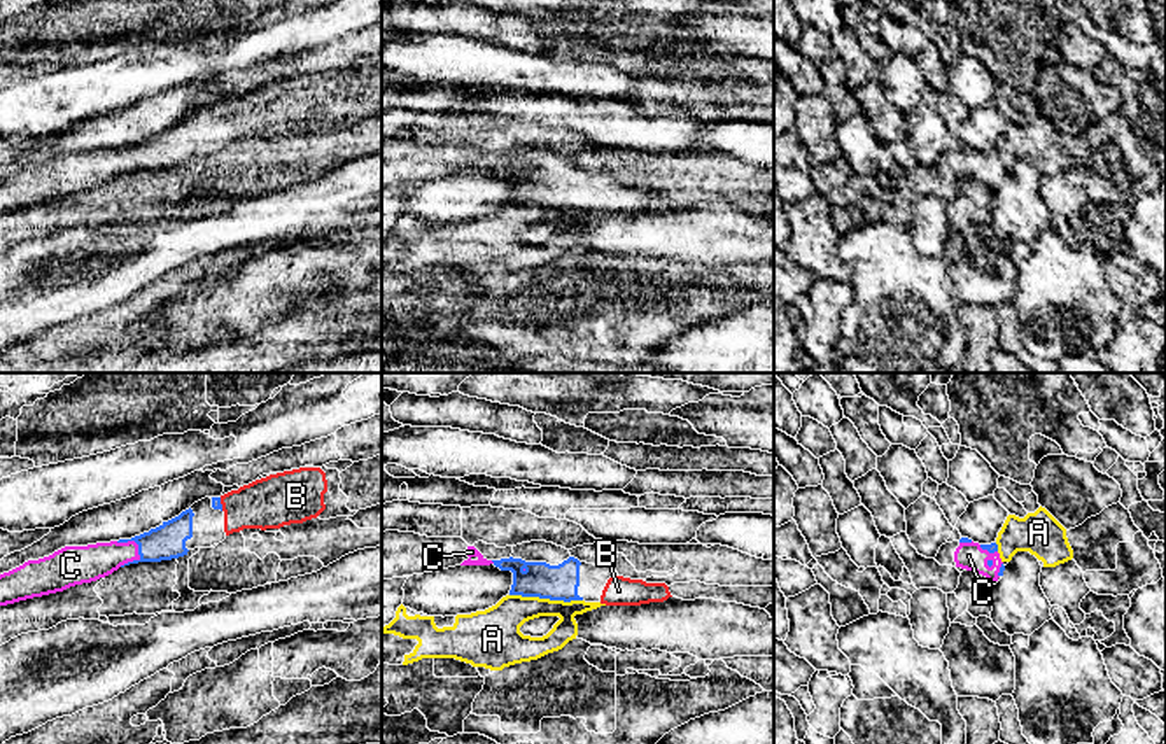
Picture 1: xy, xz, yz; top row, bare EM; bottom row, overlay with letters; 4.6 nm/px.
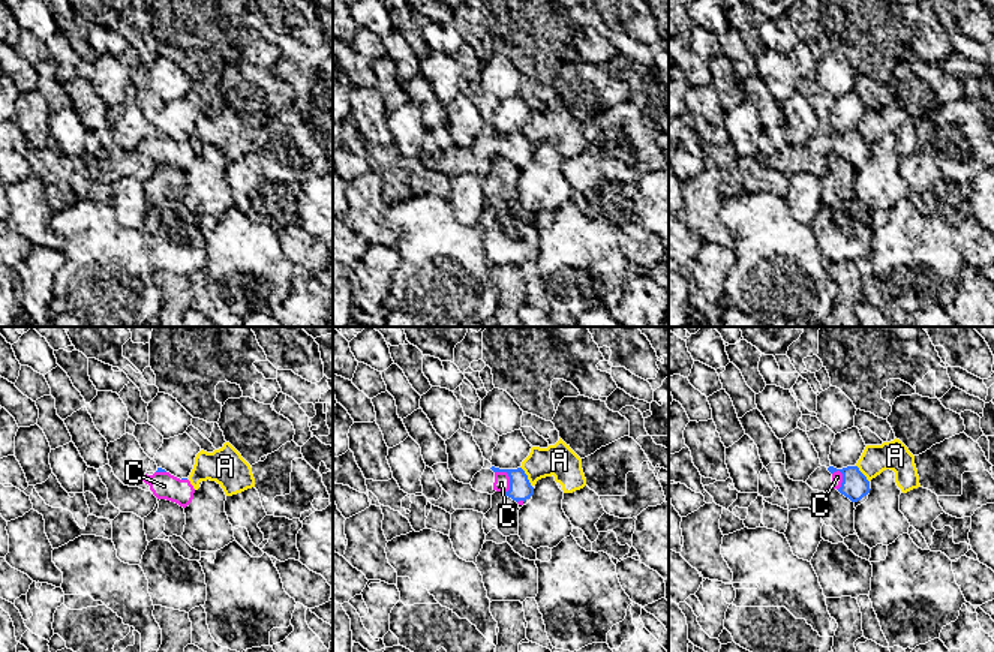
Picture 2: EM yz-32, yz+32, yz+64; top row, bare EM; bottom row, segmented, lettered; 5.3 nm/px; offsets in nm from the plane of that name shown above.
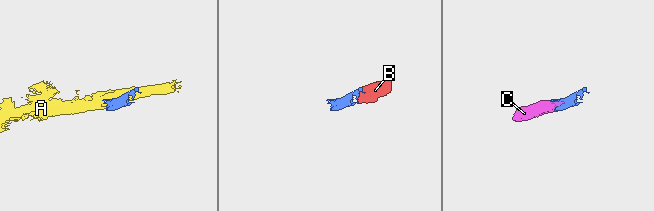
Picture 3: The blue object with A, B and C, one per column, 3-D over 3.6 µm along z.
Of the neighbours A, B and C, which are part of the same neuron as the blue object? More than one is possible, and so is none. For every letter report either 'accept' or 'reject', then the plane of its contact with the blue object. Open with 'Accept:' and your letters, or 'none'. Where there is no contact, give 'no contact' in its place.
Accept: B, C
A: reject; contact in xz
B: accept; contact in xy
C: accept; contact in xy

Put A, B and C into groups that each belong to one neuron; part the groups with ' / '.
A / B C

